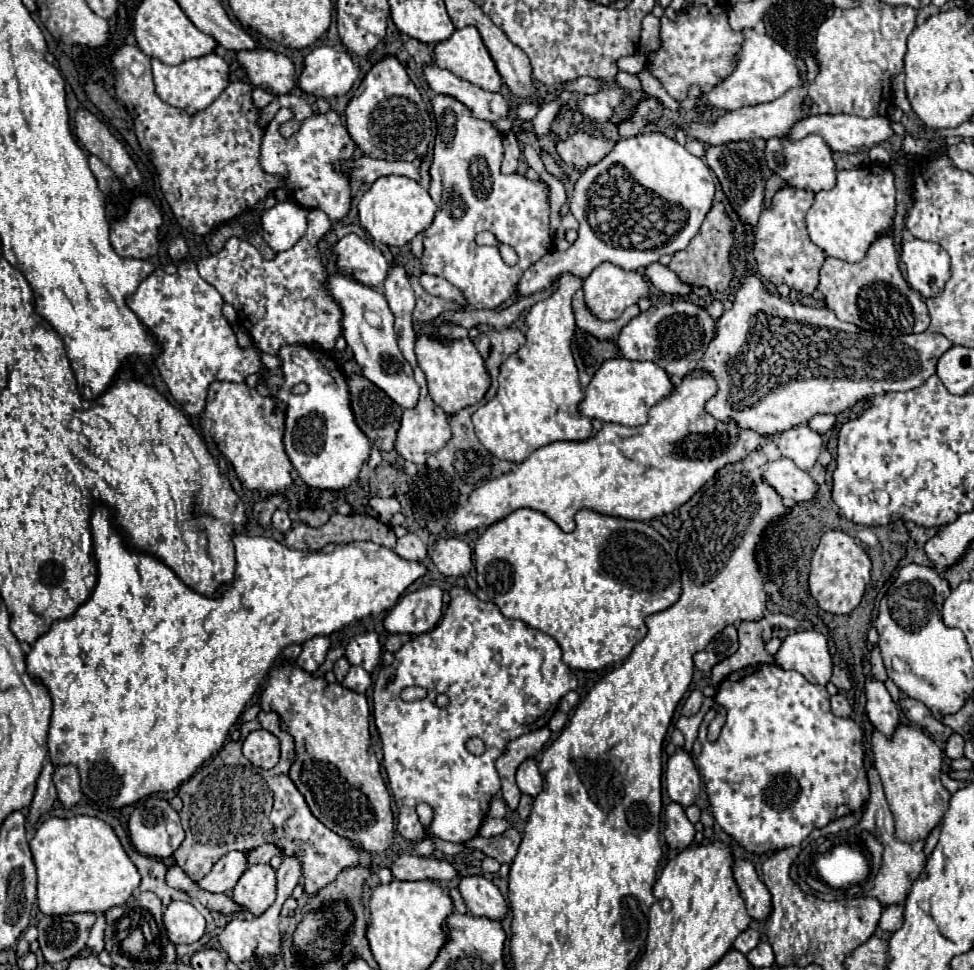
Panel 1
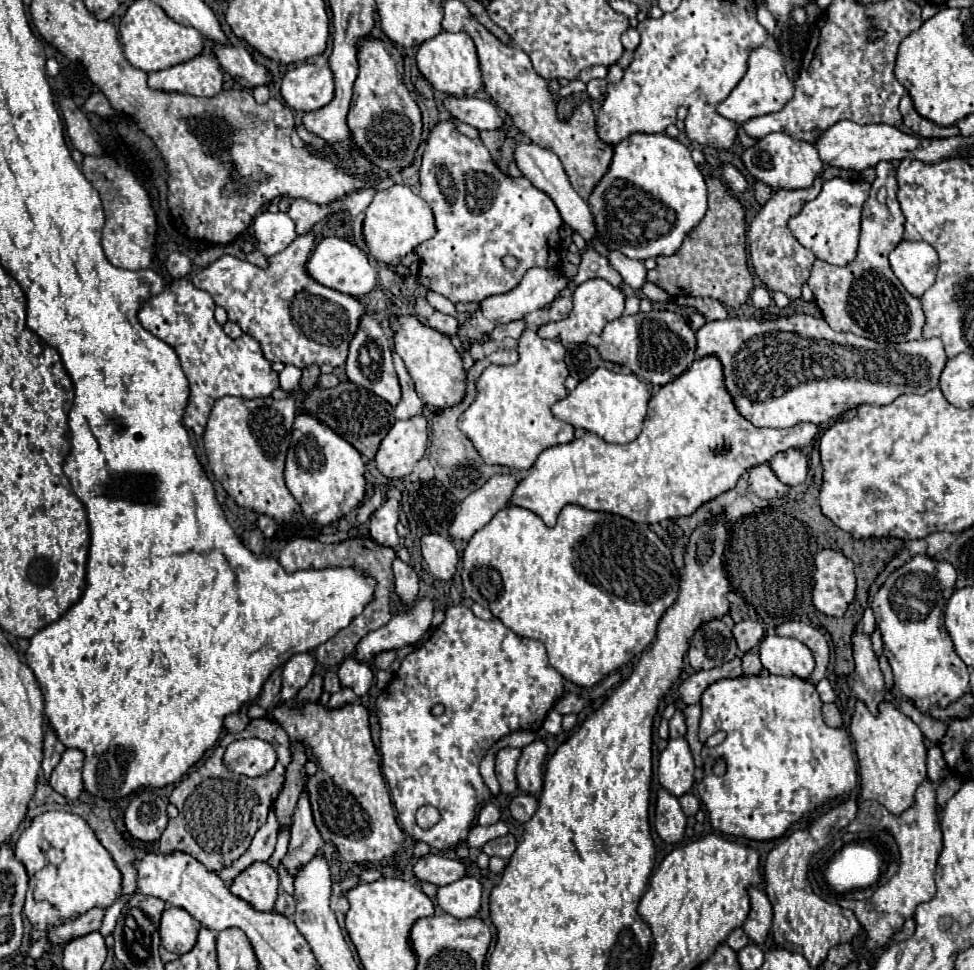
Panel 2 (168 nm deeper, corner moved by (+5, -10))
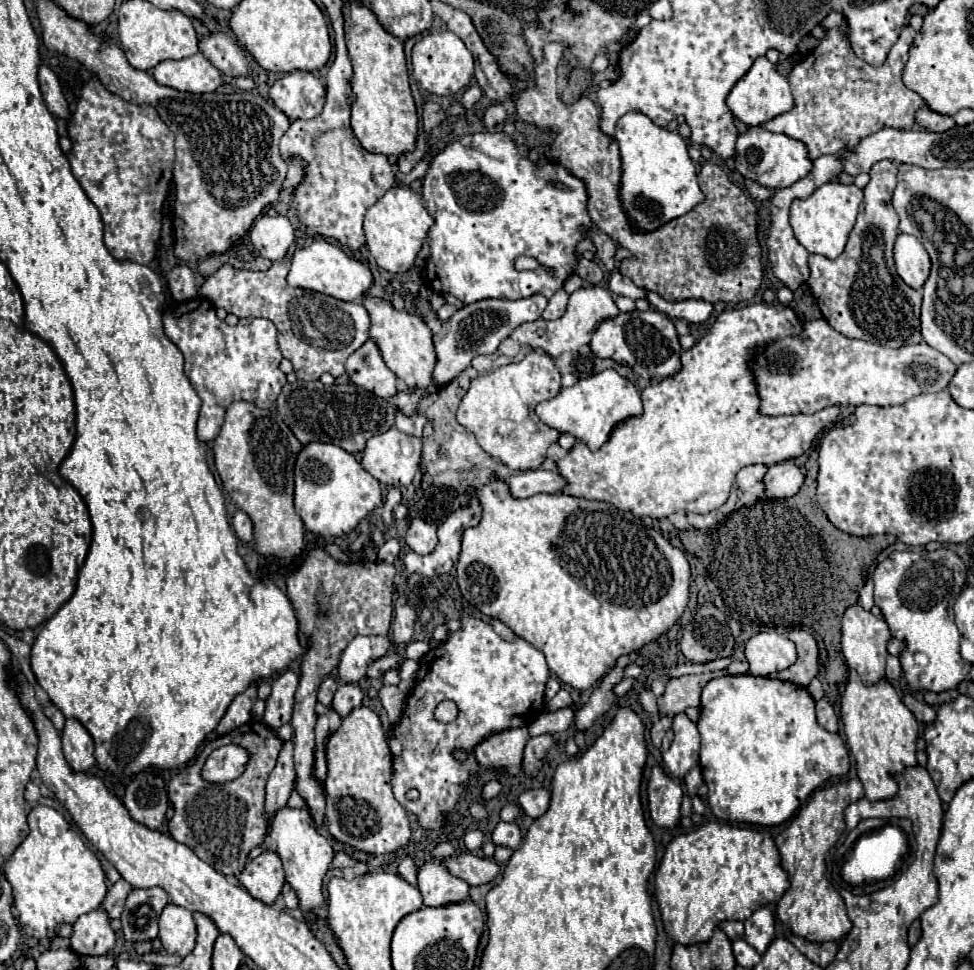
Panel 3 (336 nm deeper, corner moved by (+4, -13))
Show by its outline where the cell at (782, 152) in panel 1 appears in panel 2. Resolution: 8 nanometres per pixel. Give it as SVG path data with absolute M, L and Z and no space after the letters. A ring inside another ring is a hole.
M782 132L768 134L766 138L758 140L750 150L746 150L742 154L742 162L756 180L762 180L764 184L772 186L774 190L810 188L824 170L824 164L818 158L818 150L814 148L814 144L804 142L804 140L794 140Z

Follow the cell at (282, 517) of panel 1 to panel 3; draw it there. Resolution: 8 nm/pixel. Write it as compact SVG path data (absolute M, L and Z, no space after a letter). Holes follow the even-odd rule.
M235 511L231 523L233 523L233 529L235 529L237 537L239 537L243 543L253 541L253 525L251 525L251 519L249 519L243 511Z

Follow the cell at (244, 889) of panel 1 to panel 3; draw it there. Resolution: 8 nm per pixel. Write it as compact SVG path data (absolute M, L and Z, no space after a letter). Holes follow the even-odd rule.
M275 851L261 853L251 863L247 863L243 873L239 875L239 881L241 887L247 889L255 899L273 905L285 883L281 857Z

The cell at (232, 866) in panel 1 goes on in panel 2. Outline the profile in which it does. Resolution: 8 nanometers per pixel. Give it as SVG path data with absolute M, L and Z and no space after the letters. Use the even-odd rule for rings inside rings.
M274 808L270 810L270 818L266 820L266 824L256 832L250 848L238 858L234 860L230 866L222 868L222 872L218 872L218 876L228 884L232 882L240 872L244 872L250 864L254 862L268 862L268 858L274 852L276 846L276 836L278 836L278 822L274 816Z

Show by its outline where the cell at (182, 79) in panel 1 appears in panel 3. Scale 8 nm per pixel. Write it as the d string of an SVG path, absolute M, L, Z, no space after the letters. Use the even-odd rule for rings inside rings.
M203 53L177 61L161 61L153 69L153 77L159 85L189 93L211 93L221 85L219 69L213 67Z

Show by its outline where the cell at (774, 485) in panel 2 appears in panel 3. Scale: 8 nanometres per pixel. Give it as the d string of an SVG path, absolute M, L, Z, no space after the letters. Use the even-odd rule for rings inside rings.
M747 465L737 473L735 483L741 491L749 491L749 493L759 497L765 491L763 489L763 475L765 473L767 473L765 465Z

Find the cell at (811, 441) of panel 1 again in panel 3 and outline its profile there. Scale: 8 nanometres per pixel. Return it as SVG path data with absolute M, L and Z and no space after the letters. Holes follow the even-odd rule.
M783 461L777 465L769 465L763 481L765 493L771 497L793 497L803 485L803 473L793 461Z

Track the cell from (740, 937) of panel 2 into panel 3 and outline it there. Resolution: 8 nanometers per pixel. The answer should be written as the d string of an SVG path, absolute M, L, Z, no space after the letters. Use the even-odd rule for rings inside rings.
M723 921L723 923L721 923L721 929L727 933L727 937L729 937L731 941L743 937L743 923L741 923L741 921Z

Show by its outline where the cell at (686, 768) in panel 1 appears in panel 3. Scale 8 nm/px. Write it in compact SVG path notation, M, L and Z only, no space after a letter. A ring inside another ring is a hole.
M677 713L673 717L673 733L675 739L671 743L671 749L663 755L665 761L665 769L683 779L685 773L689 769L693 769L693 765L699 763L699 731L697 731L697 723L693 723L685 713Z

